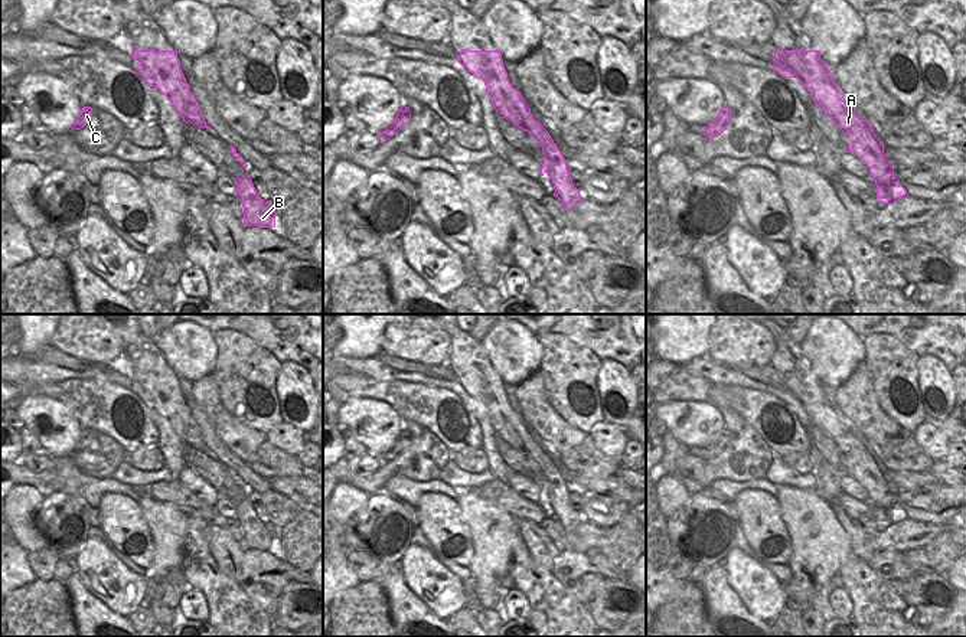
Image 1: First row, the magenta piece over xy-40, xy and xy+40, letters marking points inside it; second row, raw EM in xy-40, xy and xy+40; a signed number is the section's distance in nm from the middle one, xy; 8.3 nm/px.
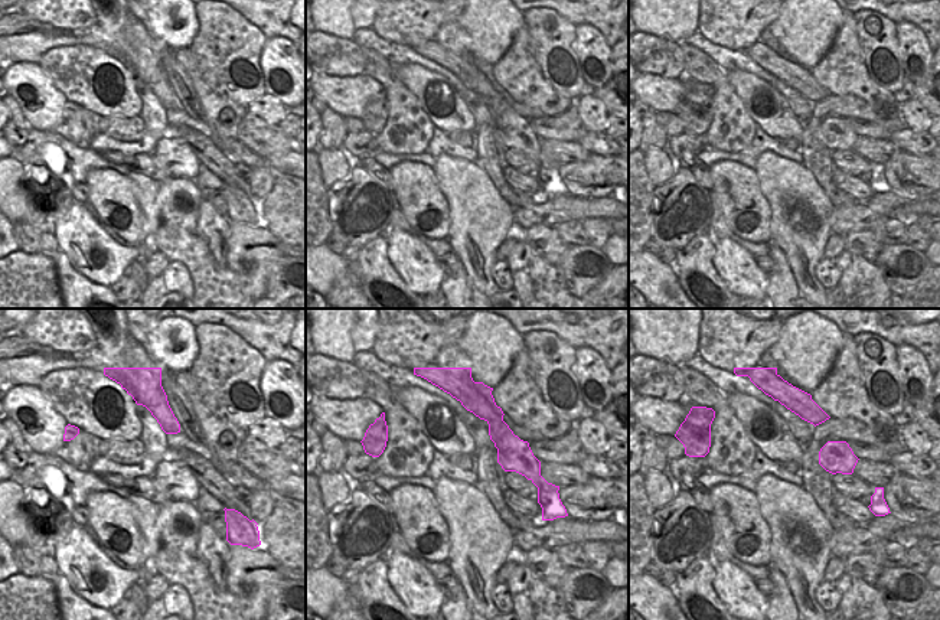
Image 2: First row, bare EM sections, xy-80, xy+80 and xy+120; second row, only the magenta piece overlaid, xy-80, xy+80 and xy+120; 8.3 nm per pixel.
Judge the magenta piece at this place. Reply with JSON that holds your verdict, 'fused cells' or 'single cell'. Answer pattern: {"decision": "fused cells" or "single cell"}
{"decision": "fused cells"}

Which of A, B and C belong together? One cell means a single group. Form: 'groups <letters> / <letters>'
groups A C / B

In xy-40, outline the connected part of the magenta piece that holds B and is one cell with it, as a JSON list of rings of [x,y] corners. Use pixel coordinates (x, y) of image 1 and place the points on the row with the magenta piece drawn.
[[[248,174],[242,176],[236,186],[236,196],[244,208],[244,225],[257,228],[274,228],[277,213],[272,210],[271,203],[265,202],[255,192],[255,187]]]

